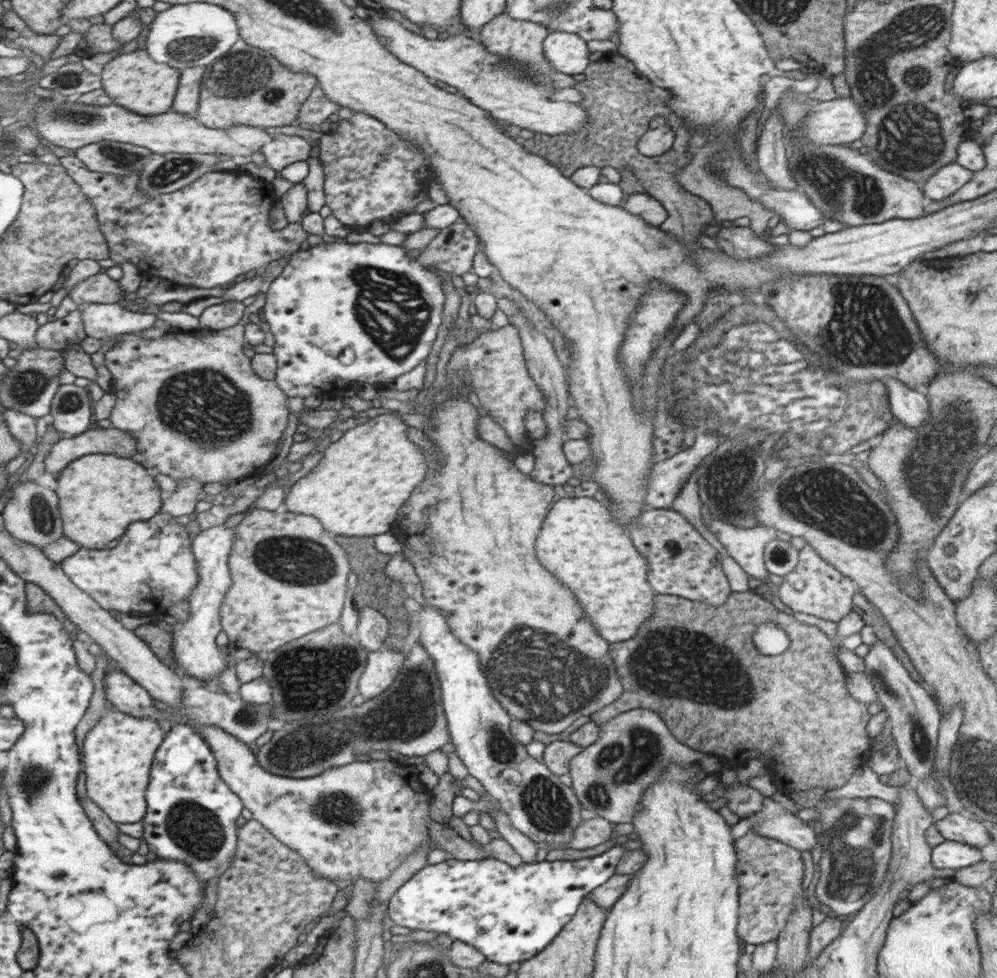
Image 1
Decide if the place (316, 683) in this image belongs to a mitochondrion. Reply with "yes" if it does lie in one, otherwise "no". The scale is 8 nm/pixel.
yes

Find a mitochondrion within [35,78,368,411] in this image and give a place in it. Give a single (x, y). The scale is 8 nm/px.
(158, 180)

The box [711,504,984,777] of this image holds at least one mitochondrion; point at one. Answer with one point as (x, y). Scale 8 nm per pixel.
(922, 743)

